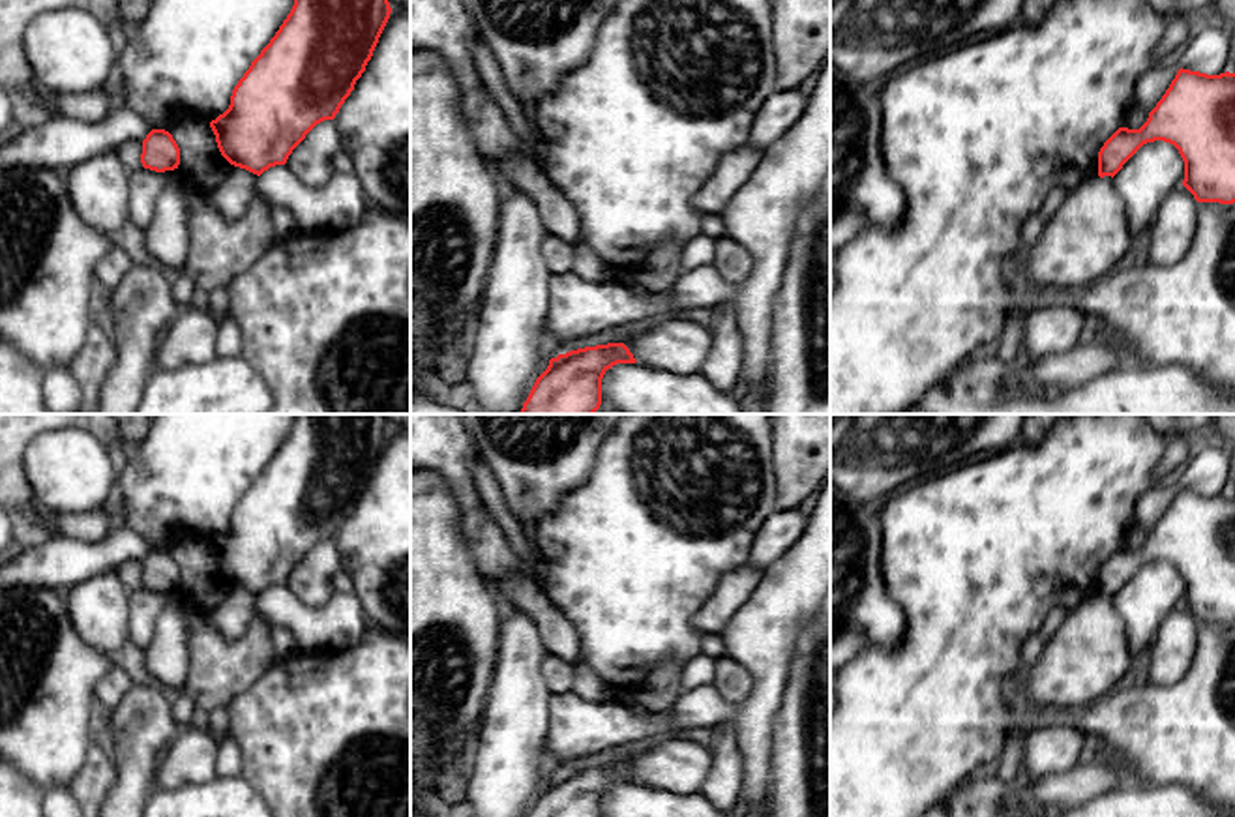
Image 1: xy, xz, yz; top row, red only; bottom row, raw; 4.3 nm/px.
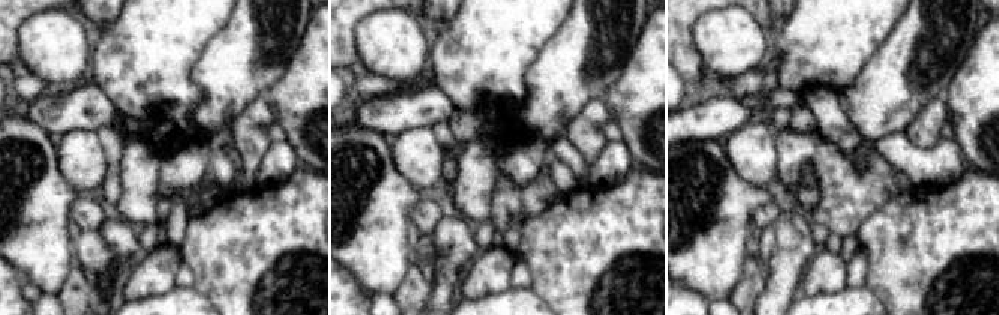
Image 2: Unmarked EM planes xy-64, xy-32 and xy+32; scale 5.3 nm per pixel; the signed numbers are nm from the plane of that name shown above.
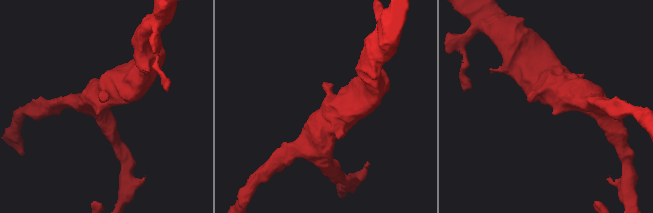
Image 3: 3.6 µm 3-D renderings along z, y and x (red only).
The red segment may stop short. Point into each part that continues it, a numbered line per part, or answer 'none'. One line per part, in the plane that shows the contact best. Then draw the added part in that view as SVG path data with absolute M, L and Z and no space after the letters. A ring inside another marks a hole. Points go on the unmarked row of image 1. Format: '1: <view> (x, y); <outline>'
none

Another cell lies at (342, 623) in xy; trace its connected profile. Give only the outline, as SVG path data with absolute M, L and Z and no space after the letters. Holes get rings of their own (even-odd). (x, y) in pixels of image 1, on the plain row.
M287 585L259 596L260 615L289 630L300 652L337 652L356 645L369 628L354 592L335 592L324 605L309 607Z

